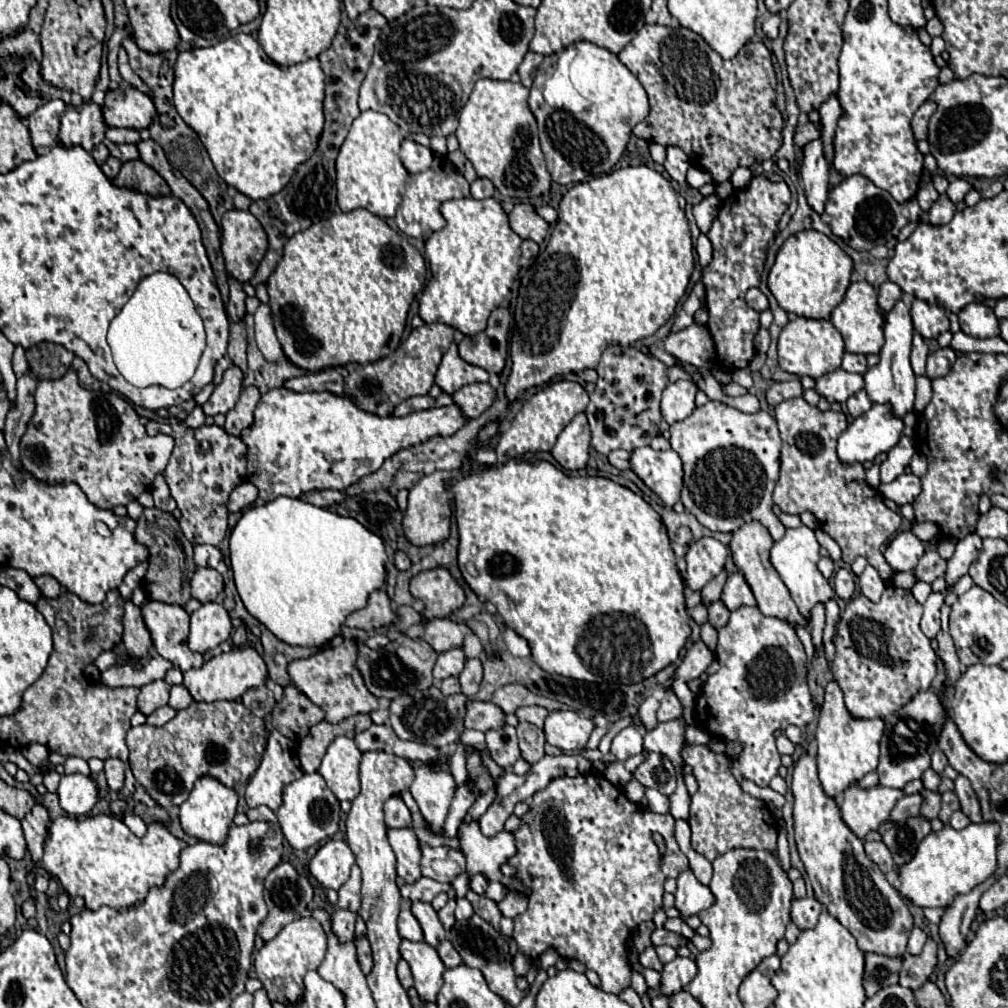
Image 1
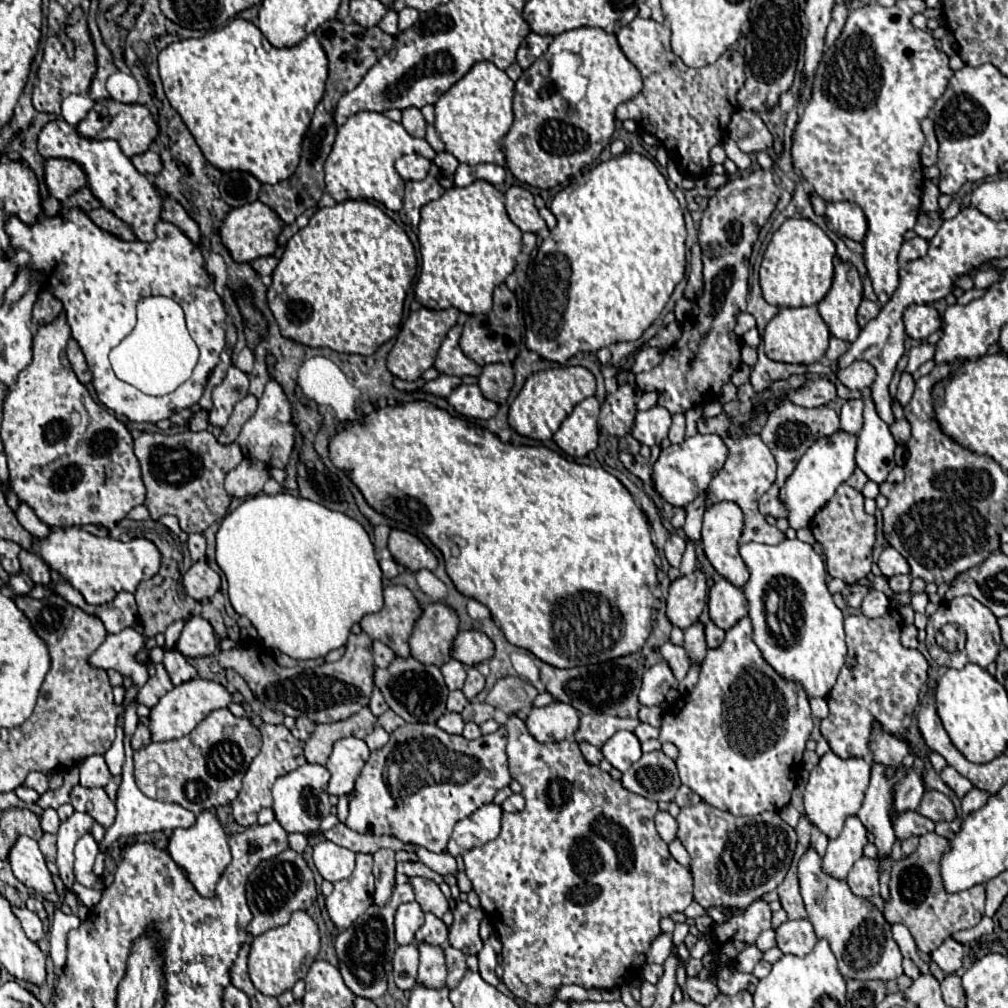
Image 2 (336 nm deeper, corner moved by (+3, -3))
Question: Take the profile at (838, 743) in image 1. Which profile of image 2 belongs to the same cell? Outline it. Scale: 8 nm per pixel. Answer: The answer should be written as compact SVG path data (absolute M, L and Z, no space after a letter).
M827 752L821 756L819 764L811 770L809 782L805 788L803 804L805 804L805 814L807 818L817 824L817 828L827 834L827 838L837 838L839 830L843 828L843 822L847 816L857 814L863 794L869 786L869 776L871 776L871 764L863 758L839 758L835 752Z

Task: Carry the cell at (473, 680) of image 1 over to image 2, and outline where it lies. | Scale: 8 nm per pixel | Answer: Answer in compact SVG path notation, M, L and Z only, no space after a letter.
M475 666L467 668L467 680L463 686L463 694L467 696L467 700L473 700L483 688L485 688L485 676Z

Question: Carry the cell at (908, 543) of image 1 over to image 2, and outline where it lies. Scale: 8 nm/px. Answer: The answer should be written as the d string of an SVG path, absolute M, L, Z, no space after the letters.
M887 546L887 548L881 552L881 556L879 556L879 560L877 560L877 566L879 566L879 570L881 570L887 578L897 576L897 574L909 574L909 564L907 564L907 560L905 560L895 548L891 548L891 546Z

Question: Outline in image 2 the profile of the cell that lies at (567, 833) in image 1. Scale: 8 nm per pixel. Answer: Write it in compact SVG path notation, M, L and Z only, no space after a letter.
M509 716L507 722L501 724L509 738L507 738L507 756L509 756L509 770L513 780L517 780L523 786L523 798L527 802L523 812L515 812L515 814L503 814L501 818L501 832L495 840L471 848L469 852L463 854L465 860L465 874L467 878L473 882L473 890L477 892L479 900L481 900L481 908L485 910L489 922L493 924L495 932L499 934L501 942L503 942L503 950L501 950L501 958L503 958L503 982L505 986L519 998L533 1002L537 1006L547 1006L555 1000L555 988L559 988L561 984L579 984L583 988L621 988L625 984L629 984L631 980L637 978L639 970L645 964L645 954L651 946L651 942L661 934L659 930L659 920L663 916L671 916L673 912L683 912L691 902L693 902L693 874L687 866L681 866L671 854L667 844L659 838L655 824L653 824L653 816L657 814L657 802L637 796L633 792L629 792L627 788L623 788L623 784L619 780L613 780L609 776L609 772L601 772L599 766L587 764L583 754L579 752L577 742L573 742L573 754L571 754L571 742L563 740L563 742L553 742L553 744L543 744L537 742L525 722L521 722L521 718L517 716Z

